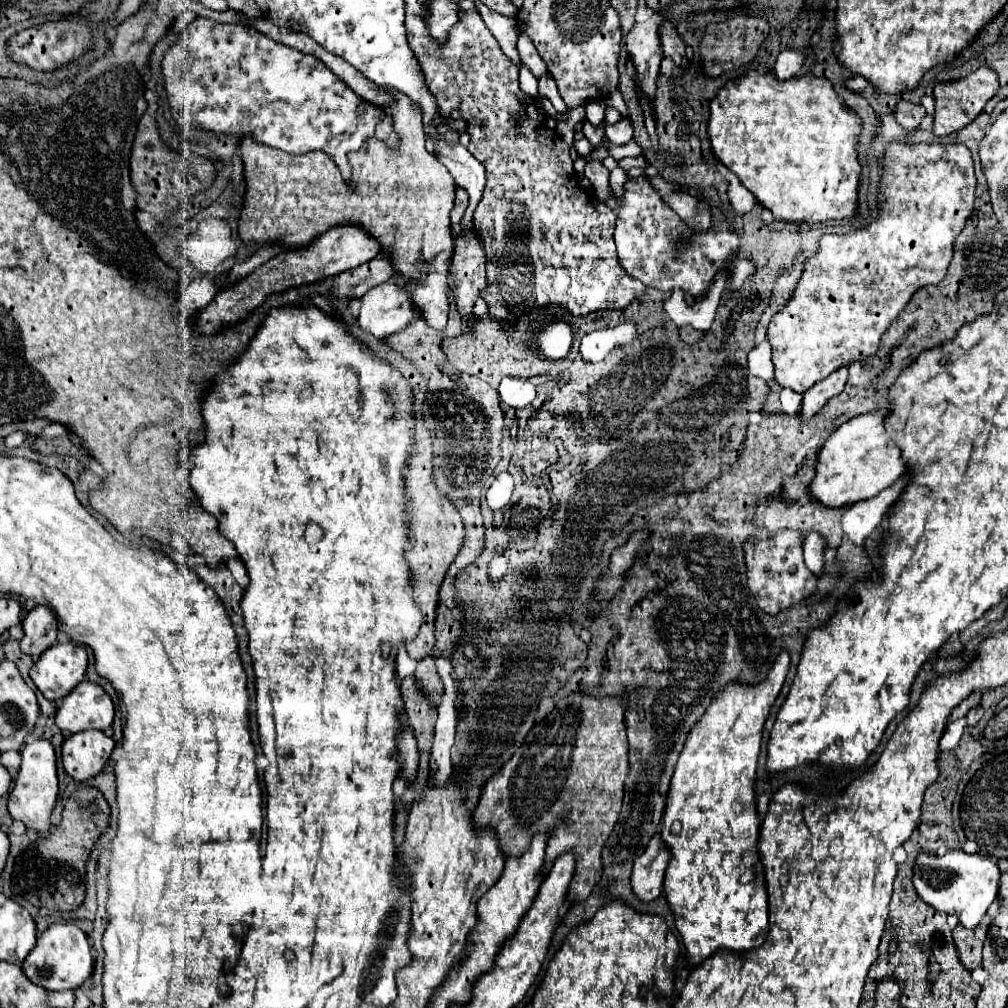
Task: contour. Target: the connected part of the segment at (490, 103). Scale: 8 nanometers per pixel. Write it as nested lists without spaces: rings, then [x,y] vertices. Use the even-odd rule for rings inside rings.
[[[477,10],[461,12],[459,22],[451,28],[443,44],[429,36],[423,12],[407,14],[405,26],[409,46],[421,60],[427,82],[439,96],[441,108],[451,110],[455,120],[467,122],[467,134],[471,138],[467,148],[485,166],[485,190],[473,214],[473,224],[487,252],[487,288],[483,300],[487,302],[489,316],[495,322],[513,328],[517,318],[533,308],[561,306],[573,316],[585,316],[605,308],[623,310],[633,298],[641,298],[647,292],[647,286],[641,280],[631,278],[619,264],[613,242],[617,214],[607,204],[591,198],[587,190],[579,188],[571,160],[571,144],[561,142],[555,130],[547,126],[545,114],[535,98],[519,88],[517,66],[505,56],[495,36],[487,30],[481,14]]]

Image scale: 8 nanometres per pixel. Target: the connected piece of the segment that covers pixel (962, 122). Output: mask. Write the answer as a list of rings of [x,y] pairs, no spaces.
[[[981,66],[979,70],[975,70],[973,74],[969,74],[963,80],[937,84],[933,90],[933,96],[935,96],[933,134],[935,136],[947,136],[947,134],[953,134],[953,132],[965,128],[969,122],[973,122],[981,114],[983,106],[997,94],[997,90],[999,90],[999,78],[987,66]]]

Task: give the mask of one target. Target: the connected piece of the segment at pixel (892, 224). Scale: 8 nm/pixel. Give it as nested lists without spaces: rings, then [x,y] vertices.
[[[889,144],[889,150],[883,156],[879,218],[867,228],[851,230],[843,236],[823,236],[819,240],[819,252],[805,262],[805,270],[793,298],[769,322],[767,338],[773,350],[775,380],[779,386],[805,392],[837,368],[865,360],[877,352],[881,336],[907,306],[911,296],[921,286],[943,280],[951,262],[953,240],[961,234],[973,212],[975,186],[977,178],[971,152],[961,144]]]

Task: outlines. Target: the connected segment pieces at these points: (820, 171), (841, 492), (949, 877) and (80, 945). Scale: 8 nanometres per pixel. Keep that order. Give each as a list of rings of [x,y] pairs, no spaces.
[[[747,70],[741,78],[727,82],[717,96],[711,100],[711,116],[709,116],[709,140],[715,158],[729,168],[731,172],[737,174],[741,184],[755,194],[755,198],[773,212],[777,220],[789,220],[789,222],[827,222],[827,220],[845,220],[857,216],[857,192],[859,192],[859,180],[861,180],[861,164],[859,164],[859,154],[857,154],[857,142],[861,134],[861,118],[845,106],[841,96],[833,90],[833,84],[827,78],[817,78],[817,76],[803,76],[803,78],[791,78],[787,82],[779,80],[773,72],[763,72],[759,74],[757,70]]]
[[[877,408],[845,422],[825,444],[817,460],[817,474],[809,486],[809,494],[825,506],[845,506],[877,496],[883,488],[891,486],[905,470],[907,464],[901,450],[889,440],[885,418],[889,408]]]
[[[925,850],[919,852],[917,856],[917,862],[915,862],[915,868],[913,868],[913,886],[915,886],[915,892],[917,896],[927,902],[931,908],[935,908],[937,912],[945,912],[945,914],[953,914],[959,918],[959,922],[965,926],[965,928],[975,928],[981,918],[985,916],[987,908],[995,902],[997,894],[999,894],[999,868],[997,864],[987,858],[987,856],[981,856],[981,854],[967,854],[963,850],[949,850],[947,854],[943,856],[935,856],[935,854],[929,854]]]
[[[51,924],[37,940],[37,946],[29,952],[23,962],[25,976],[45,988],[45,990],[75,990],[79,988],[93,972],[91,946],[87,934],[73,924]]]

